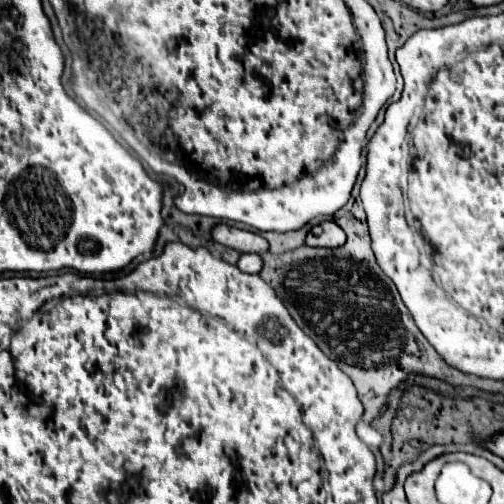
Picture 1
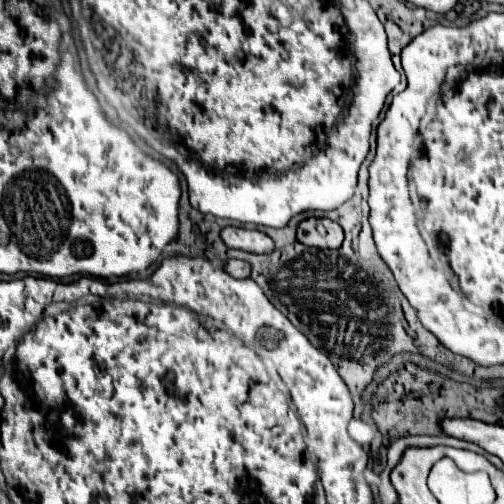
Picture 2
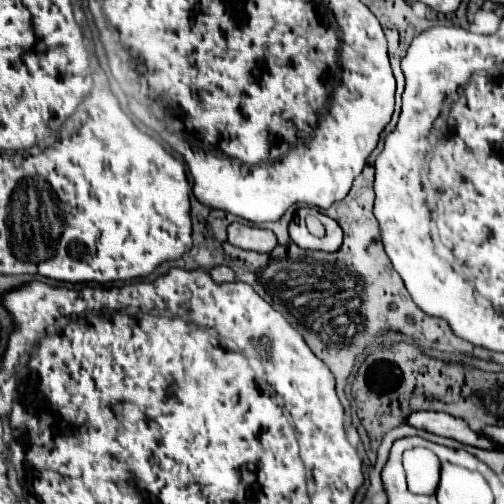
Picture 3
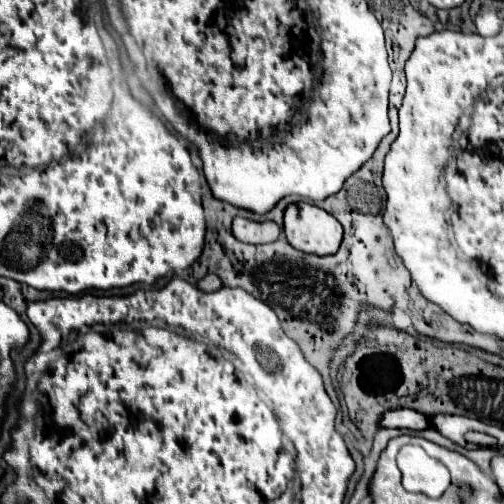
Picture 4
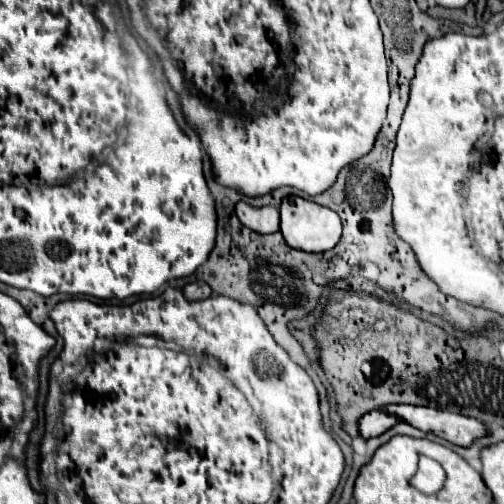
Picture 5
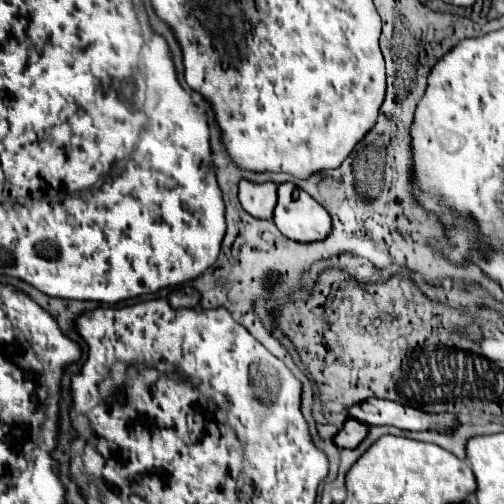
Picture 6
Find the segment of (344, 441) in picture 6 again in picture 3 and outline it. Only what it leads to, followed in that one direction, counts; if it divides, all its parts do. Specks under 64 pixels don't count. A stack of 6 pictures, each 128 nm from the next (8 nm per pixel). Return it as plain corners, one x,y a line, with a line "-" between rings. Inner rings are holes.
412,412
412,416
406,418
406,424
438,436
456,438
464,444
476,444
478,448
492,448
492,444
488,444
484,436
476,436
464,420
456,420
444,412

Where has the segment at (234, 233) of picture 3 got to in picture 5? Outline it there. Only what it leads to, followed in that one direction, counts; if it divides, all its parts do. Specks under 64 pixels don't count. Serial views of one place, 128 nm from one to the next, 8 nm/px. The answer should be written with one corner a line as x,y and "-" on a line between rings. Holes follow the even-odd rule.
240,200
236,204
236,216
240,218
240,222
256,232
276,232
280,228
280,216
278,216
278,208
274,206
264,206
264,208
256,208
244,200

